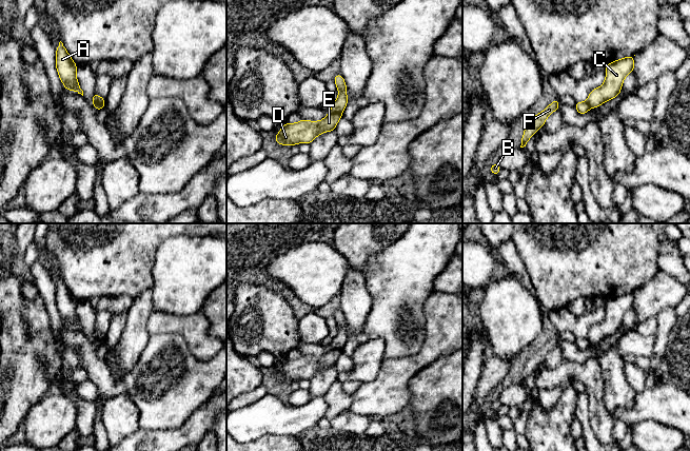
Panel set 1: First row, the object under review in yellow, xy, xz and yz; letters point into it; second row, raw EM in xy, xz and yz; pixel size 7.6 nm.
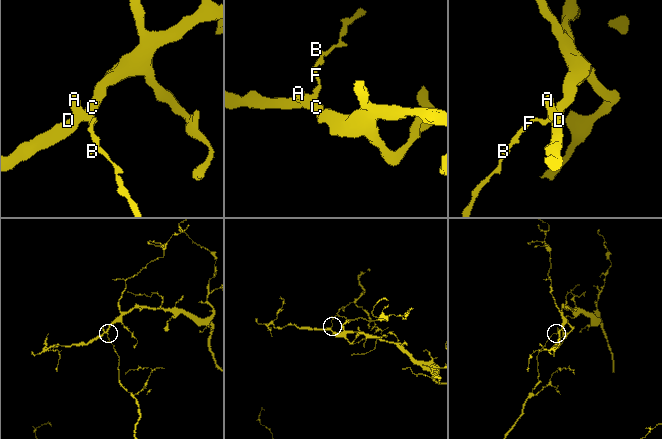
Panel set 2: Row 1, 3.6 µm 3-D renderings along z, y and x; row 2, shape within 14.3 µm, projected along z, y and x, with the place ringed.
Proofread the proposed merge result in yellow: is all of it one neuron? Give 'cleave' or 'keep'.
cleave

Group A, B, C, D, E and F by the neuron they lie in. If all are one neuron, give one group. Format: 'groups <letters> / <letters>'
groups A C D E / B F

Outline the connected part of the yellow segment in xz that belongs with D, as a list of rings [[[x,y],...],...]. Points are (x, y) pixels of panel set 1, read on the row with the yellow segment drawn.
[[[329,113],[320,121],[301,119],[297,123],[284,123],[277,135],[276,143],[293,146],[297,143],[310,144],[318,135],[324,132],[333,132],[342,115]]]

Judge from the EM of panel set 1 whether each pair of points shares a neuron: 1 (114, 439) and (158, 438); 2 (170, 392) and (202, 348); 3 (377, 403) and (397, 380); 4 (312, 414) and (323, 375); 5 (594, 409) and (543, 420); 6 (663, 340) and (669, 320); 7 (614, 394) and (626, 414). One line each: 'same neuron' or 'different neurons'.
1: different neurons
2: different neurons
3: same neuron
4: different neurons
5: different neurons
6: same neuron
7: different neurons

